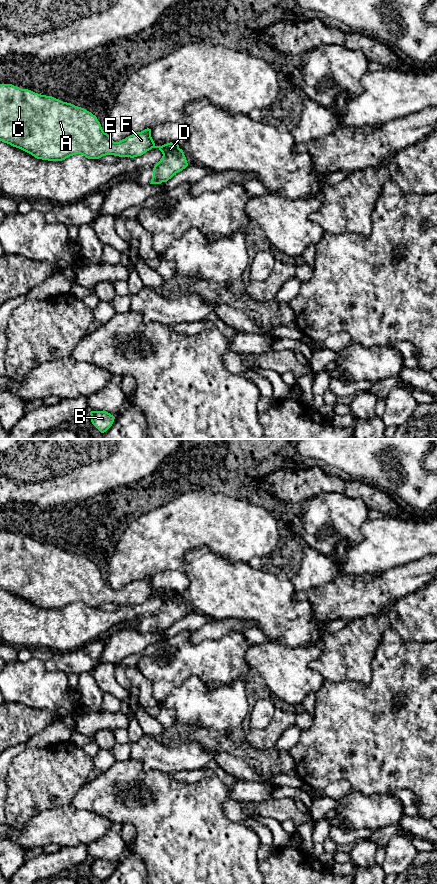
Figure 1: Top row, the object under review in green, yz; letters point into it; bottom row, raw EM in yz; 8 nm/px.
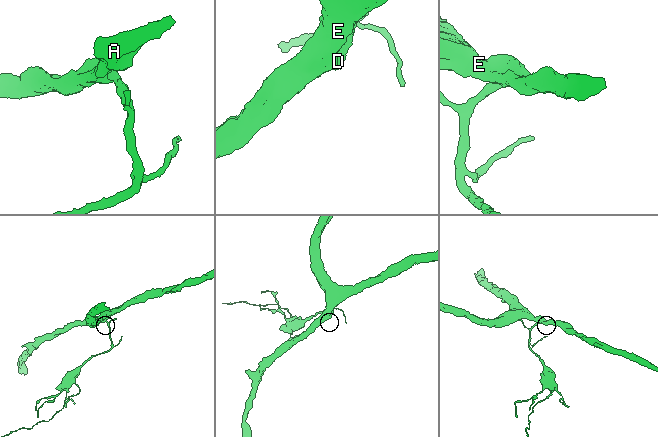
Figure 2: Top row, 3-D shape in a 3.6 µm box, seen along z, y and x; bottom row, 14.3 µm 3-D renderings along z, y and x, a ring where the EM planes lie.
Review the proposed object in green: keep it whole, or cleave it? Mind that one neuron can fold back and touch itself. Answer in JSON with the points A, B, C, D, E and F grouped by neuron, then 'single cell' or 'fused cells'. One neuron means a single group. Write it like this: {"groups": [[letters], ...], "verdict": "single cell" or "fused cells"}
{"groups": [["A", "B", "C", "D", "E", "F"]], "verdict": "single cell"}

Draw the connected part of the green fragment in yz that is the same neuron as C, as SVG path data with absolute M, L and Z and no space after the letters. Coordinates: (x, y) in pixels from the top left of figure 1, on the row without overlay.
M0 532L0 589L37 607L48 609L62 609L75 602L81 602L88 607L99 607L106 603L134 606L152 596L158 596L163 604L153 616L150 632L167 630L188 614L184 600L178 592L170 590L156 594L149 576L114 590L103 579L97 565L86 557L12 532Z

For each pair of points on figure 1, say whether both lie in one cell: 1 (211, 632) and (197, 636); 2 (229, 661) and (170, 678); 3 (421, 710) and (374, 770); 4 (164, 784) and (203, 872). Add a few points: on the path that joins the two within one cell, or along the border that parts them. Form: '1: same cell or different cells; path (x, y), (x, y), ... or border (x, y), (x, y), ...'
1: same cell; path (208, 632), (200, 634)
2: same cell; path (214, 661), (187, 661), (185, 663)
3: same cell; path (409, 725), (379, 755)
4: same cell; path (164, 806), (164, 810), (180, 826), (191, 850)

